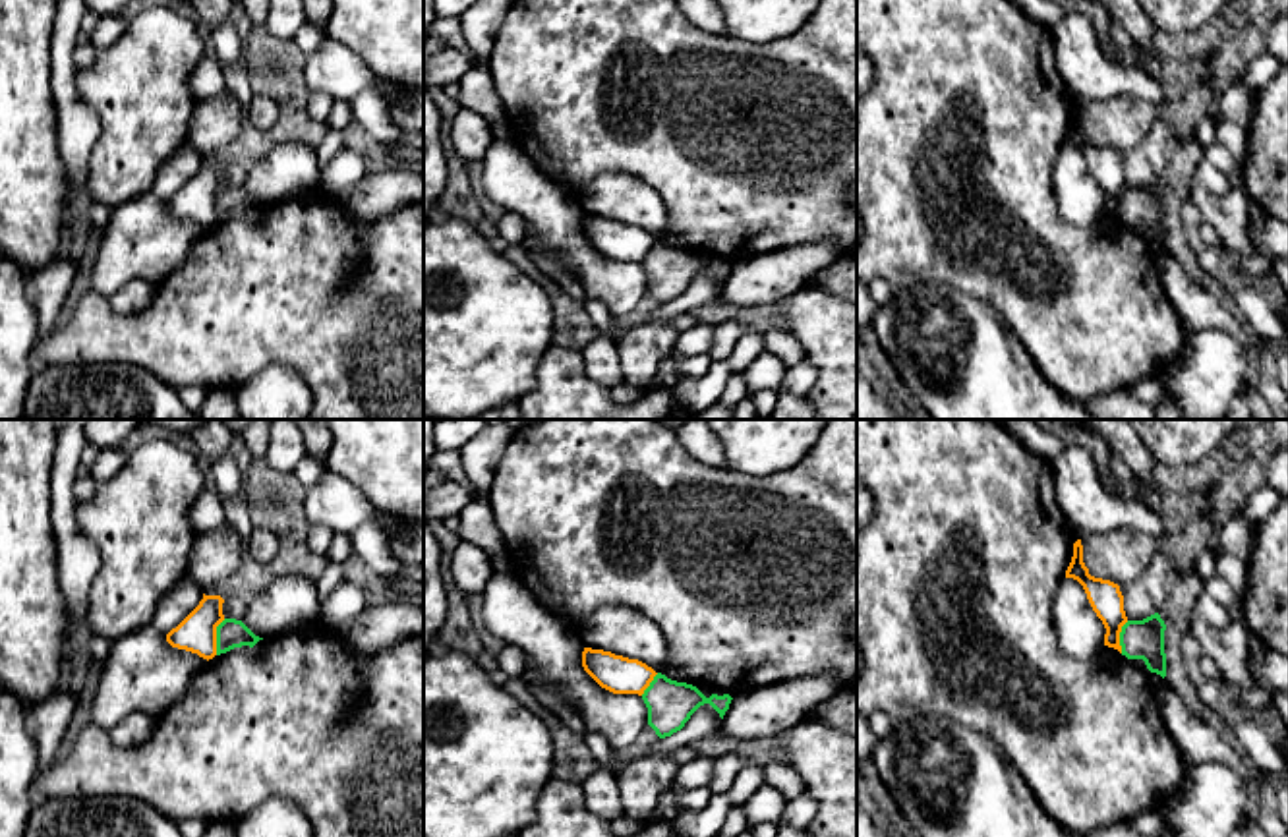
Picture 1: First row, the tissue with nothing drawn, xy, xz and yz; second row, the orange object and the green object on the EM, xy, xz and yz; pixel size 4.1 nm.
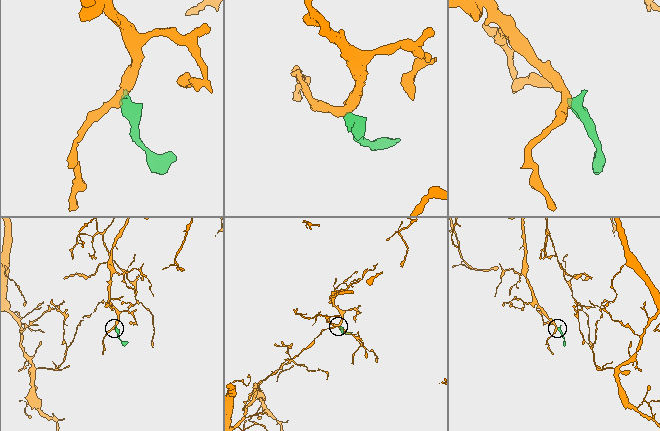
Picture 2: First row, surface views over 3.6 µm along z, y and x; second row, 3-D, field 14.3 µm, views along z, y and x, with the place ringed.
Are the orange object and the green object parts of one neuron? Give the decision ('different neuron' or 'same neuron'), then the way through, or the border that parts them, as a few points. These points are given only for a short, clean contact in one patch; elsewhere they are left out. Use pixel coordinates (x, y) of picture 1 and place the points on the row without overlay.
different neuron; border along xy (225, 186), (217, 194), (215, 221)

